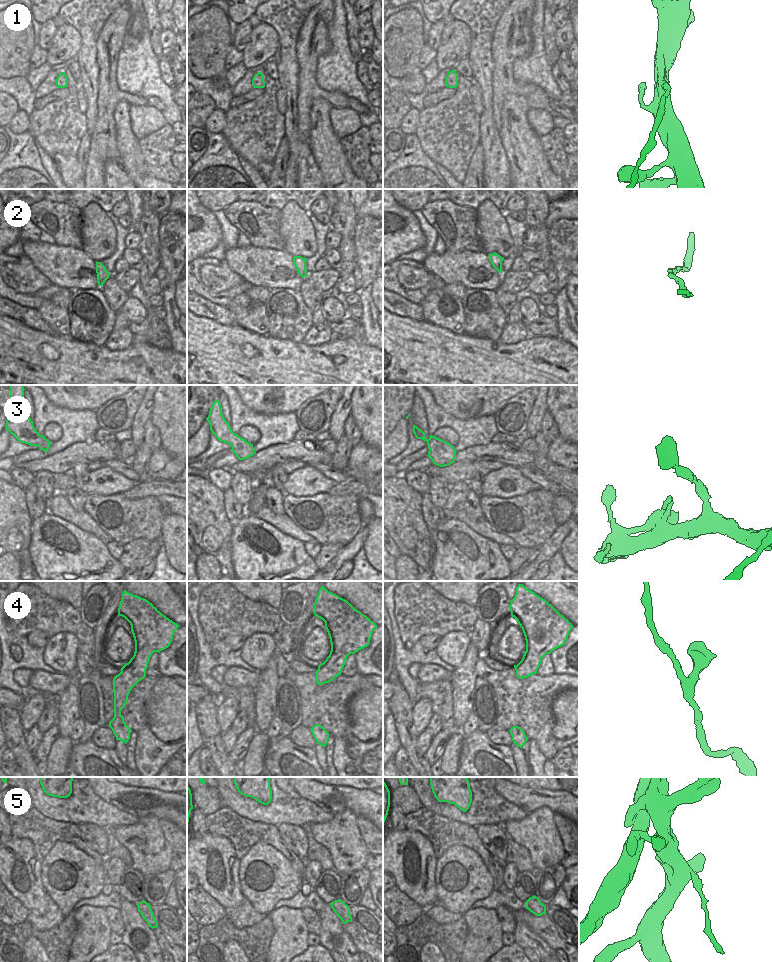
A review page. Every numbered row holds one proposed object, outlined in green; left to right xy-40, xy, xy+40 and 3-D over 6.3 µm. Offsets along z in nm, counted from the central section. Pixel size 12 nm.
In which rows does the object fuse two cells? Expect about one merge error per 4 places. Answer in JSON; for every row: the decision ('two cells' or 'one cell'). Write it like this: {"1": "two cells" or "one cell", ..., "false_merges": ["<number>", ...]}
{"1": "two cells", "2": "one cell", "3": "one cell", "4": "one cell", "5": "two cells", "false_merges": ["1", "5"]}

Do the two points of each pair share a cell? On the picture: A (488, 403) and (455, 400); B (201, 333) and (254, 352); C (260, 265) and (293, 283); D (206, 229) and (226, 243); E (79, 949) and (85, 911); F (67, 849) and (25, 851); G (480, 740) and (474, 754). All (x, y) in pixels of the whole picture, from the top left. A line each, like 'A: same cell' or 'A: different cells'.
A: same cell
B: same cell
C: same cell
D: different cells
E: same cell
F: different cells
G: same cell

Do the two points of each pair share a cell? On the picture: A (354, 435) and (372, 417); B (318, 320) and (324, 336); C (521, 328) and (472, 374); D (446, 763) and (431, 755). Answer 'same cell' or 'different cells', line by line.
A: different cells
B: different cells
C: different cells
D: different cells

